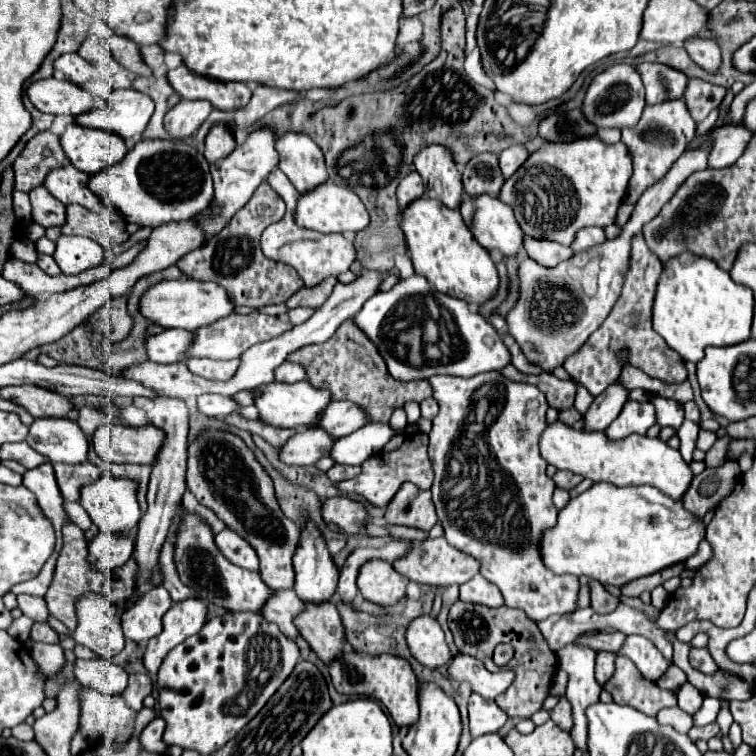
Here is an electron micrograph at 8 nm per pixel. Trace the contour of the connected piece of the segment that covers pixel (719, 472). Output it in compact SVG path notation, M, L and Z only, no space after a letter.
M727 457L721 467L707 467L701 475L693 477L691 487L683 497L685 509L695 513L699 519L705 517L709 509L715 509L717 503L721 503L721 499L733 491L739 477L741 469L737 459Z

